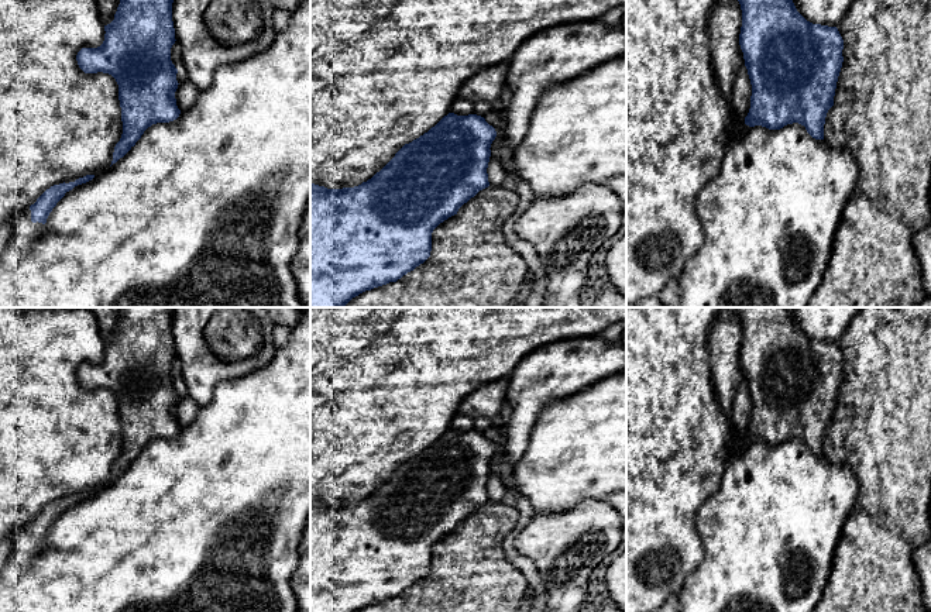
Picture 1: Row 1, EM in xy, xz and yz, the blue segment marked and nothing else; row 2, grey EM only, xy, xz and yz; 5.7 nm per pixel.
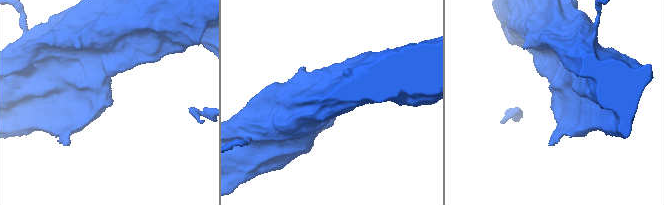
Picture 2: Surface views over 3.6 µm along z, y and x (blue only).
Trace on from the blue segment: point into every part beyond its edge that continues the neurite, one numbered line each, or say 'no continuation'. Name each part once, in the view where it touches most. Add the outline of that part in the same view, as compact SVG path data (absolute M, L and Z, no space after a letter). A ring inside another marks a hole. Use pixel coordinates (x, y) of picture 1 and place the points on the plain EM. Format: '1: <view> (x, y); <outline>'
1: xy (24, 549); M24 525L13 534L11 554L23 564L35 560L45 547L45 540L31 537L31 526Z

